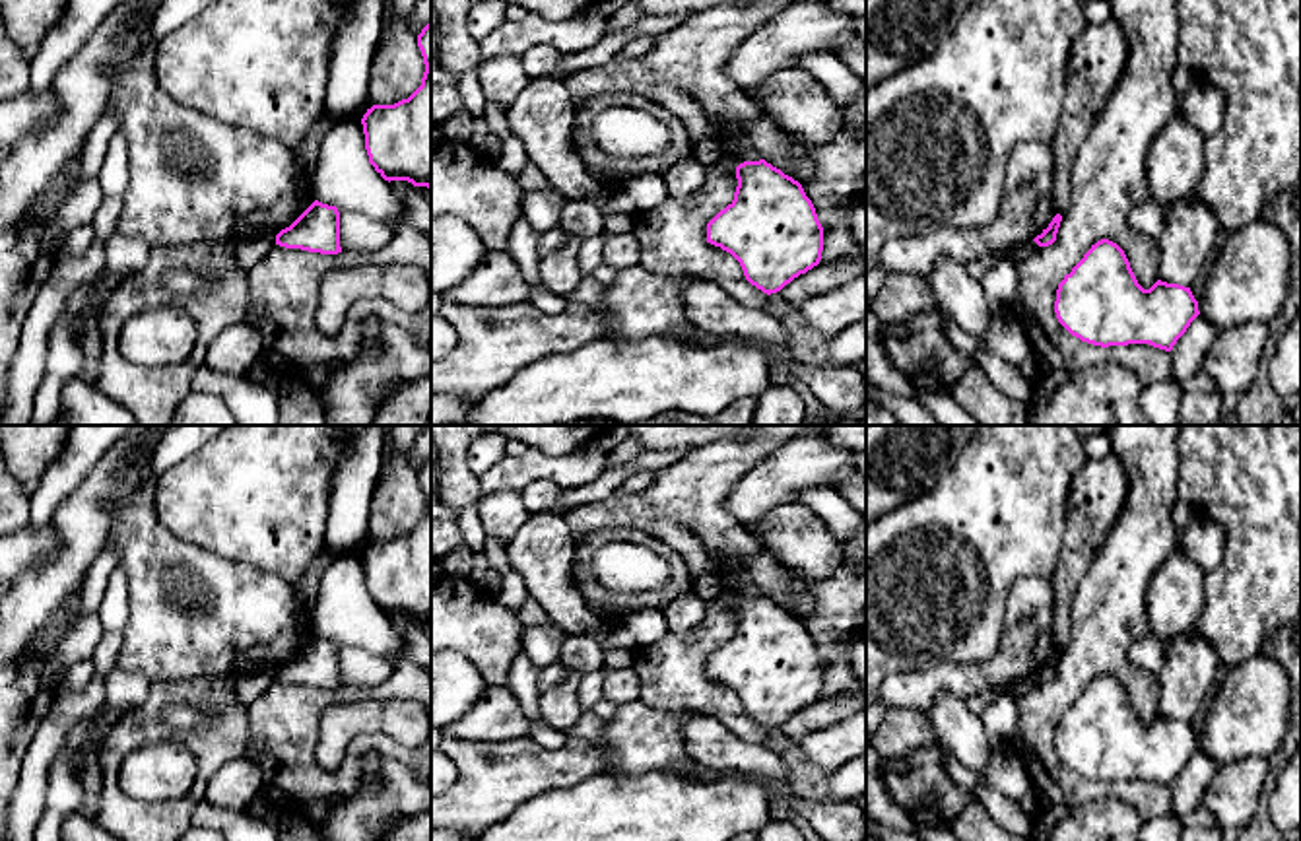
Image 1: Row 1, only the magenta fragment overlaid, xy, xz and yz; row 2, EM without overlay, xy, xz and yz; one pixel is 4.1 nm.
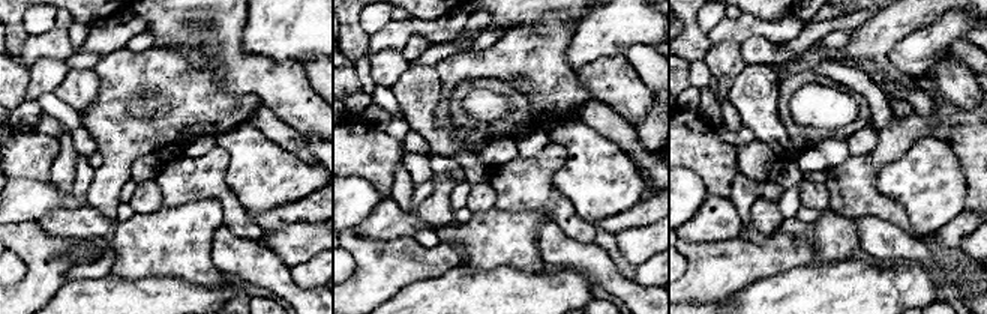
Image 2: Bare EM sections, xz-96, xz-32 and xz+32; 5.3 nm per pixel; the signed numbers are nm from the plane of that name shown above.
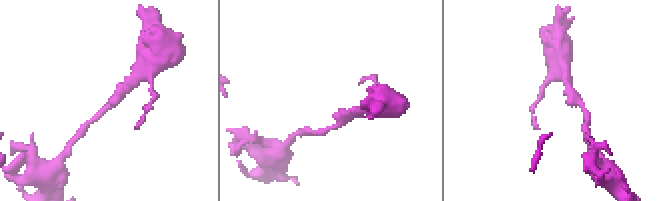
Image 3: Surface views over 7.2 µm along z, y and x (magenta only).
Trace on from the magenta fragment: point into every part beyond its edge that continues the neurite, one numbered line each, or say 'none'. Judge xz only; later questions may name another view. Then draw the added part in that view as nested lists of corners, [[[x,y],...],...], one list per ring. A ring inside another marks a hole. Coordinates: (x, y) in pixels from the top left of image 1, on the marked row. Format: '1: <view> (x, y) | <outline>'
none

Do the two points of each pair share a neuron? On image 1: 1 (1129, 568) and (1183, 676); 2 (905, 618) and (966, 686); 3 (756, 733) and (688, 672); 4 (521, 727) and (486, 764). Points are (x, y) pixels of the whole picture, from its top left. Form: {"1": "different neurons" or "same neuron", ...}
{"1": "different neurons", "2": "different neurons", "3": "same neuron", "4": "different neurons"}

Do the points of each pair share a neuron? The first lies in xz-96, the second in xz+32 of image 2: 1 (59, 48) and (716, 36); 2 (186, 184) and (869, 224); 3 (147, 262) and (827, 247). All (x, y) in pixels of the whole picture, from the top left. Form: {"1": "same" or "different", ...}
{"1": "same", "2": "different", "3": "same"}

